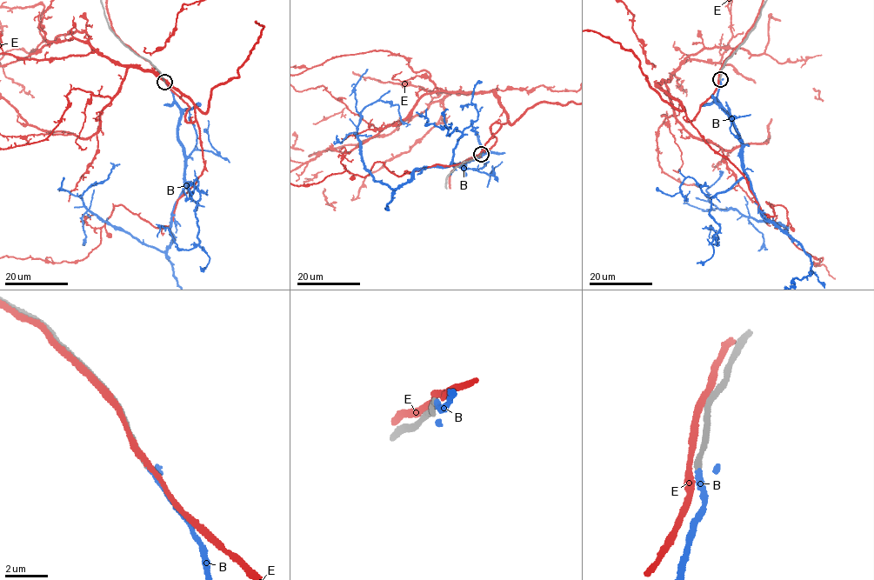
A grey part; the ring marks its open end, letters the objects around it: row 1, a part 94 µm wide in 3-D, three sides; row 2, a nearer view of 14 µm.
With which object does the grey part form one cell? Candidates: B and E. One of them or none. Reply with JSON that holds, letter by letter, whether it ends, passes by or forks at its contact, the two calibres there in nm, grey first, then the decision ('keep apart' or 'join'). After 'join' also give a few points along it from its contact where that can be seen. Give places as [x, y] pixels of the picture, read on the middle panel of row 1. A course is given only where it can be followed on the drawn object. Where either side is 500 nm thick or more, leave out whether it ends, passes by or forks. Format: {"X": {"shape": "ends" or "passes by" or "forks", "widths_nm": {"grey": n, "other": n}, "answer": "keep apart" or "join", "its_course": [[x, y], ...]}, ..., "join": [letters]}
{"B": {"shape": "passes by", "widths_nm": {"grey": 240, "other": 160}, "answer": "join", "its_course": [[481, 154], [462, 167], [417, 168], [390, 189], [365, 168], [356, 129], [378, 101], [397, 105], [403, 122]]}, "E": {"shape": "passes by", "widths_nm": {"grey": 280, "other": 240}, "answer": "keep apart"}, "join": ["B"]}

